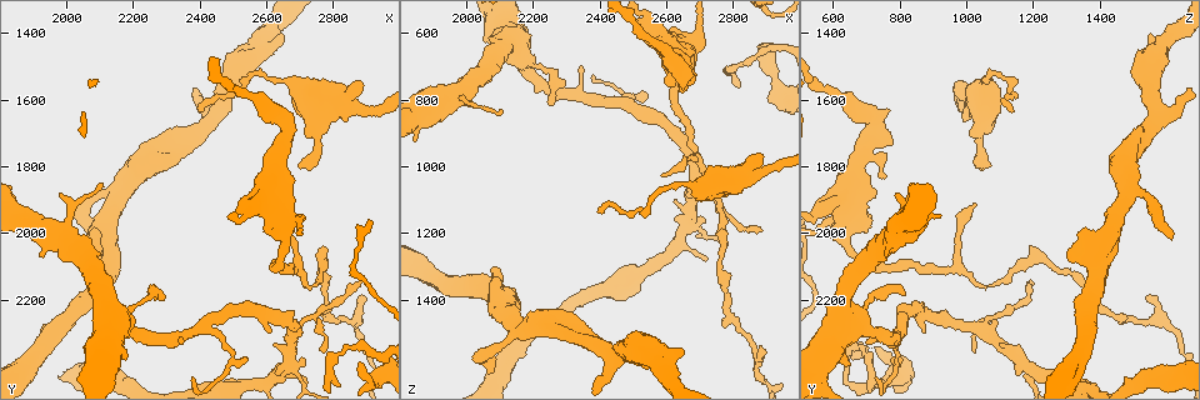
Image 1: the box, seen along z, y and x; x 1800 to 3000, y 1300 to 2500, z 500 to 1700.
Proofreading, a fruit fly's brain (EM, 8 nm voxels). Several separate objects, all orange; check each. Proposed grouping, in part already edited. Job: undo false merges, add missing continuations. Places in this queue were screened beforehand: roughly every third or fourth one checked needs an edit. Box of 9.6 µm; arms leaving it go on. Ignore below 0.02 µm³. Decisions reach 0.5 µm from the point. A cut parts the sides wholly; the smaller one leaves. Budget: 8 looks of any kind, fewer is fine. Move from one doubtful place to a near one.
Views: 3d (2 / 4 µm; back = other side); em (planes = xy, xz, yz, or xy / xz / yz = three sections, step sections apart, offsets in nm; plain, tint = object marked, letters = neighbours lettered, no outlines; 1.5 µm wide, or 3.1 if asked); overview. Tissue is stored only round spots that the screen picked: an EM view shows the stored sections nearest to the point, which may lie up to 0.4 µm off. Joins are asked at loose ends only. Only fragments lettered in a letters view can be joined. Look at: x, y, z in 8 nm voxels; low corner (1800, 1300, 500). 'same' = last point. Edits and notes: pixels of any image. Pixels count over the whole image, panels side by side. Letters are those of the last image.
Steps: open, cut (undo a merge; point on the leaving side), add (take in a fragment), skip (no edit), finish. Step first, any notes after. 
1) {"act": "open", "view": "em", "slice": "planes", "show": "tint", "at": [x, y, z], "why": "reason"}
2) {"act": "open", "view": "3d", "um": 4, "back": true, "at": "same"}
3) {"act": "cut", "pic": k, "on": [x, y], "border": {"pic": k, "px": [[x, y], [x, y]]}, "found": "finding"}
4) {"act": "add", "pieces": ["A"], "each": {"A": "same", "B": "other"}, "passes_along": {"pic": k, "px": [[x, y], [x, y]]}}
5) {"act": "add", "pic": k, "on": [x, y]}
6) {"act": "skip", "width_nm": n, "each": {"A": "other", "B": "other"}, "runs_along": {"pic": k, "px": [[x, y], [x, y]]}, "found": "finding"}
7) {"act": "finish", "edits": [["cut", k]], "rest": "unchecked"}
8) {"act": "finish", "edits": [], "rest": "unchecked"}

{"act": "open", "view": "em", "slice": "xz", "step": 4, "show": "letters", "at": [2710, 1810, 1070], "why": "an open end"}

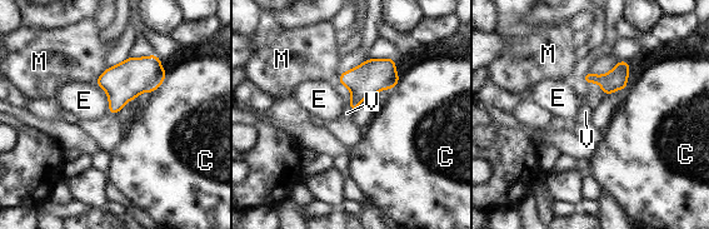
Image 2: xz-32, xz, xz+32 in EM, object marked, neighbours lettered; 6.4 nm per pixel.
{"act": "open", "view": "em", "slice": "planes", "show": "letters", "at": "same", "why": "another direction"}

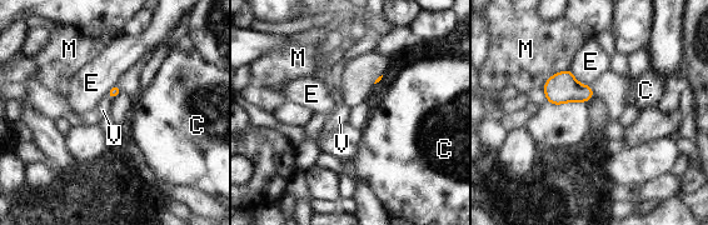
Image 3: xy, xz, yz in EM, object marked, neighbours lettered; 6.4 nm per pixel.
{"act": "add", "pieces": ["V"], "each": {"C": "other", "E": "other", "M": "other", "V": "same"}, "passes_along": {"pic": 3, "px": [[115, 90], [108, 96], [103, 108]]}, "found": "the cell continues"}

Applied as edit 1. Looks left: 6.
{"act": "open", "view": "3d", "um": 4, "at": [2350, 2330, 710], "why": "branch stops here"}

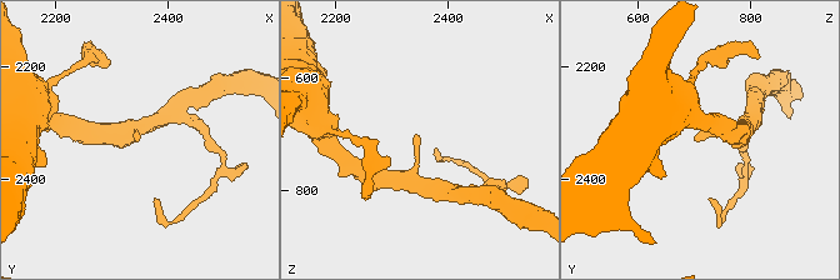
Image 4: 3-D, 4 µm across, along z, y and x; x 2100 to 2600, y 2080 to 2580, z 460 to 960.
{"act": "open", "view": "em", "slice": "xy", "step": 4, "show": "tint", "at": [2350, 2335, 700], "why": "need the tissue"}

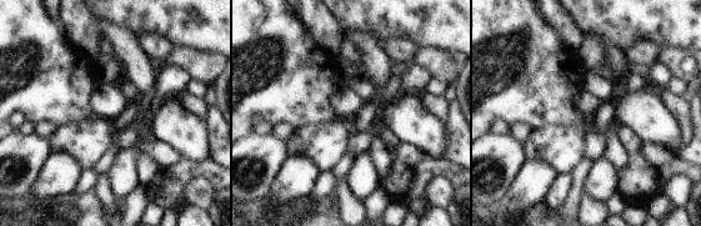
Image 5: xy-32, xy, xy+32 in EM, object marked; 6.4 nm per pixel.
{"act": "open", "view": "em", "slice": "planes", "show": "letters", "at": "same", "why": "cut it another way"}

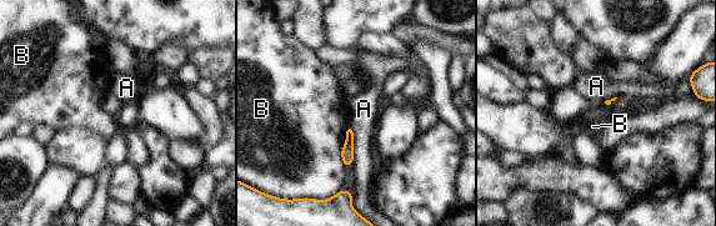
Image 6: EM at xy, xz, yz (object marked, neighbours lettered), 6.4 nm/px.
{"act": "skip", "each": {"A": "other", "B": "other"}, "border": {"pic": 6, "px": [[349, 129], [341, 150], [344, 167]]}, "found": "none of them fits"}

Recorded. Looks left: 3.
{"act": "open", "view": "em", "slice": "planes", "show": "letters", "at": [2660, 2390, 1170], "why": "thick turns thin"}

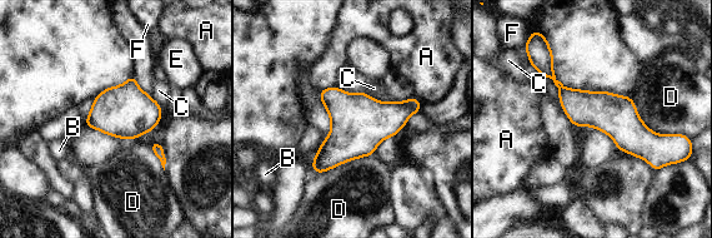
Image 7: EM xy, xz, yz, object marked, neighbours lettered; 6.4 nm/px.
{"act": "skip", "each": {"A": "other", "B": "other", "C": "other", "D": "other", "E": "other", "F": "other"}, "found": "one cell here"}

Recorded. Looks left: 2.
{"act": "finish", "edits": [["add", 3]], "rest": "unchecked"}

